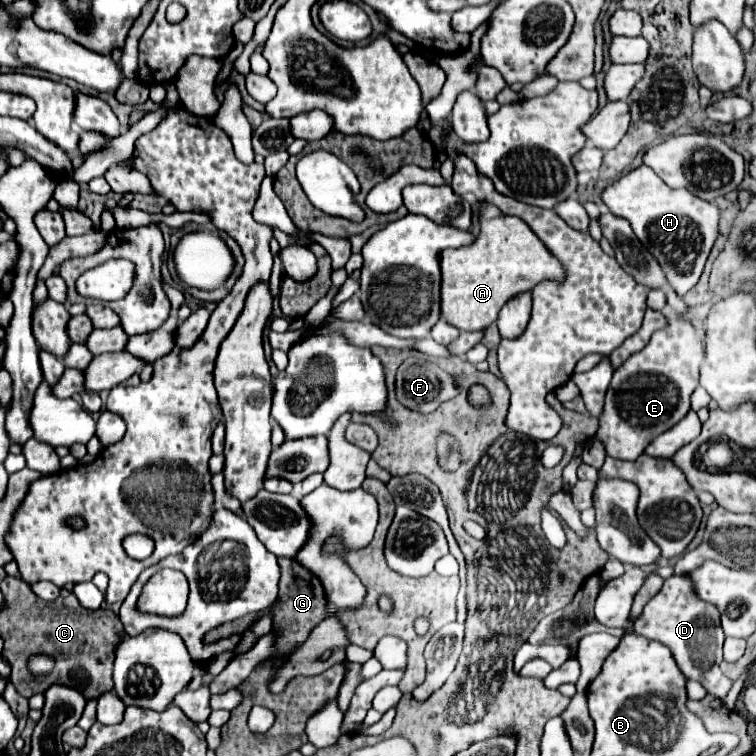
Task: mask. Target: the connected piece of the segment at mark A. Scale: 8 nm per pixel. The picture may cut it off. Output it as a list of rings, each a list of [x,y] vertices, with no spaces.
[[[485,202],[479,210],[479,224],[479,236],[469,246],[441,252],[441,318],[447,320],[451,326],[469,332],[485,330],[489,324],[493,324],[501,306],[511,296],[531,290],[541,280],[561,280],[563,274],[563,268],[557,262],[557,258],[553,260],[543,242],[531,232],[531,228],[521,218],[505,216],[499,208]]]

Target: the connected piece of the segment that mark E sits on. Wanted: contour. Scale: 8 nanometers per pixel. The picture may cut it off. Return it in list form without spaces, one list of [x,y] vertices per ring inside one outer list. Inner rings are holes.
[[[669,314],[667,326],[657,330],[643,350],[629,356],[613,372],[597,430],[597,440],[603,442],[607,454],[619,460],[637,460],[655,436],[673,428],[689,412],[689,396],[699,384],[701,364],[703,342],[695,326]]]

